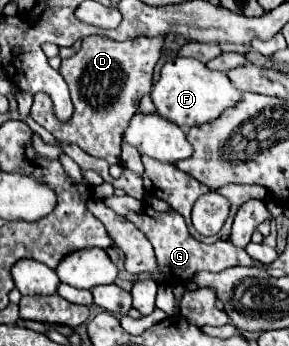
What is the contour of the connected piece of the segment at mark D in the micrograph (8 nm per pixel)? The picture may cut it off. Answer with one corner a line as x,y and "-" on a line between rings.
83,37
81,49
61,61
59,73
67,81
73,101
73,115
69,121
59,121
53,111
51,97
37,93
31,117
43,125
57,141
77,143
85,153
105,159
109,165
121,163
121,135
129,119
137,113
139,99
151,91
153,69
161,57
165,37
133,37
127,41
111,41
109,37

